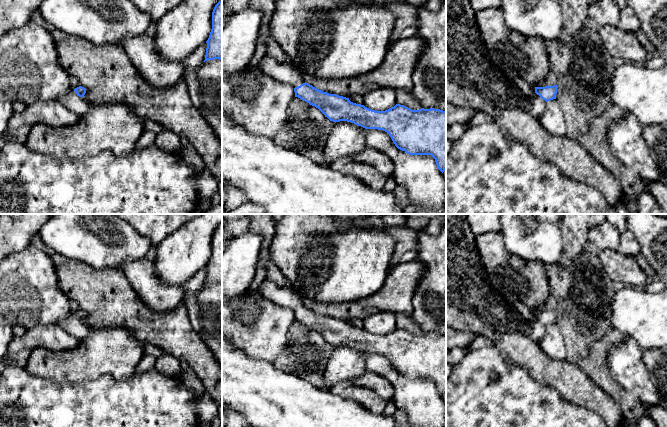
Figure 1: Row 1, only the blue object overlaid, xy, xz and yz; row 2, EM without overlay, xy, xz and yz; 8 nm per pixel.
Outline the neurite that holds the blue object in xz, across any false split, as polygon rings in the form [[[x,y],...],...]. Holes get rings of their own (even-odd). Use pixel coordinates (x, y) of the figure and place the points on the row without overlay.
[[[264,280],[258,292],[264,298],[293,310],[295,321],[318,332],[330,345],[335,347],[347,345],[365,353],[383,354],[389,358],[398,373],[409,379],[431,379],[438,393],[442,397],[446,394],[446,335],[434,332],[412,334],[400,328],[385,335],[375,335],[364,329],[353,327],[349,322],[316,313],[305,306],[302,296],[289,285],[278,286],[272,281]]]

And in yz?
[[[557,309],[535,311],[535,318],[529,321],[532,337],[536,341],[542,339],[546,333],[547,326],[556,323],[556,318]]]

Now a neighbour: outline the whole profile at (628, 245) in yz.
[[[629,230],[621,234],[618,251],[632,257],[640,254],[640,246],[635,236]]]

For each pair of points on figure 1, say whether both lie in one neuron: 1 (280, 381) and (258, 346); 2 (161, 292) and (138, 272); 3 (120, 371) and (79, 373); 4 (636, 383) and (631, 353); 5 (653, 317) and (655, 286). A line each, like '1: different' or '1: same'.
1: different
2: same
3: same
4: same
5: different

